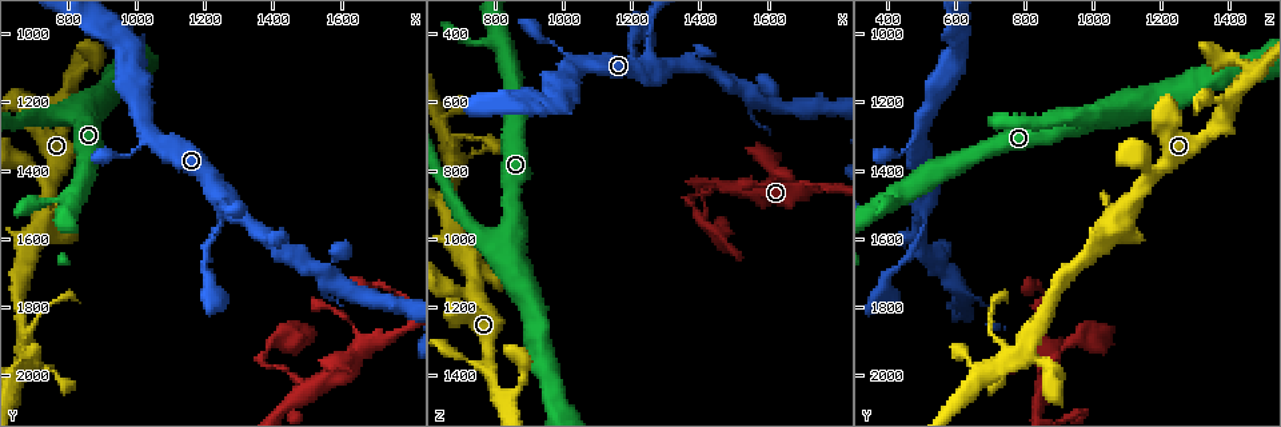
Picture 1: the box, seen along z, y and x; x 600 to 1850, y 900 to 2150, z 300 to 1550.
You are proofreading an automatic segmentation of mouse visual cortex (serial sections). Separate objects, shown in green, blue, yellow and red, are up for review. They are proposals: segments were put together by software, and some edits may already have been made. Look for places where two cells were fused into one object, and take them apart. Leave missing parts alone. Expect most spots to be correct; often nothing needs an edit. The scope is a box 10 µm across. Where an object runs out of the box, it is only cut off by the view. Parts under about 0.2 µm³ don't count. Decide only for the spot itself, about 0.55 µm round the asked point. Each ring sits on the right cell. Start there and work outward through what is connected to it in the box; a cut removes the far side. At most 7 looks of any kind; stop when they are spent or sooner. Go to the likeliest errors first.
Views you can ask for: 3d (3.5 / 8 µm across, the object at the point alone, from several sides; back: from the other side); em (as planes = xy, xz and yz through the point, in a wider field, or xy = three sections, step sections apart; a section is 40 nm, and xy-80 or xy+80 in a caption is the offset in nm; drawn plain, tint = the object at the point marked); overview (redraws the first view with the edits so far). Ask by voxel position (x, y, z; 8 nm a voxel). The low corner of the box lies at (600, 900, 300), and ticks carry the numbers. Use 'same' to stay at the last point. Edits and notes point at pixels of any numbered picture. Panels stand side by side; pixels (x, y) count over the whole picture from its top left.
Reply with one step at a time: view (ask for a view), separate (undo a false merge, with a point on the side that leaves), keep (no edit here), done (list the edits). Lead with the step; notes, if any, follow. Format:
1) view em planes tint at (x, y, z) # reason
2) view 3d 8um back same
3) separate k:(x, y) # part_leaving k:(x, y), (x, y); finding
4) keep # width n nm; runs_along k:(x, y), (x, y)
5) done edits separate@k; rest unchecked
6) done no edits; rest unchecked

view 3d 3.5um at (1290, 1520, 500) # arms part here

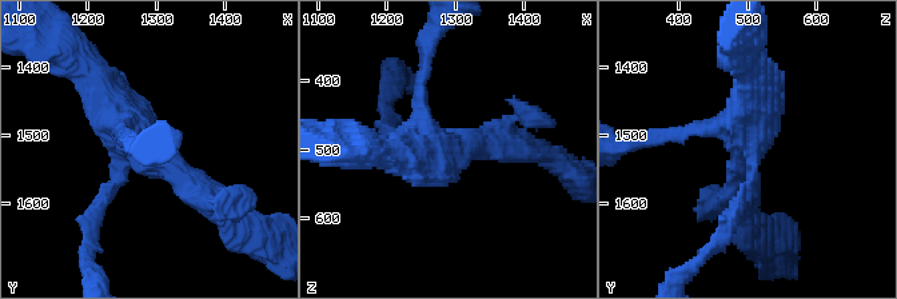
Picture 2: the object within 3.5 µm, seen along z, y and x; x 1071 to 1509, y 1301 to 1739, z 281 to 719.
keep # runs_along 2:(82, 64), (118, 116), (208, 199); one cell here

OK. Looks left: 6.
view 3d 3.5um at (1510, 2030, 850) # arms part here

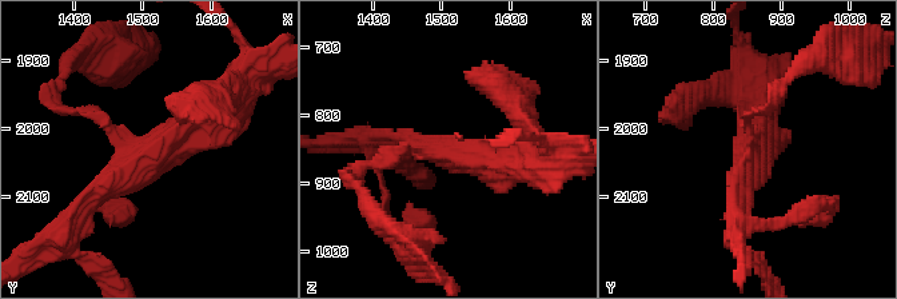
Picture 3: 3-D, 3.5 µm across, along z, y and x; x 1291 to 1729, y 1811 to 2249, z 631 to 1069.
view em xy step 3 tint at (1510, 2030, 850) # need the tissue

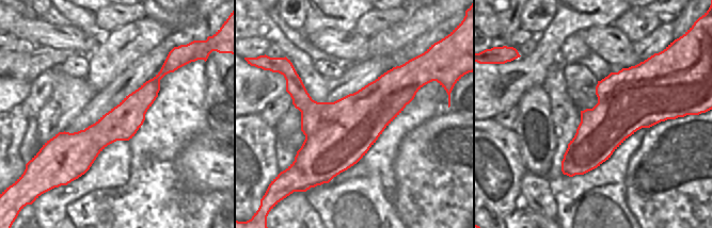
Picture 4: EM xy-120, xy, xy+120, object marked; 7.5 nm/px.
keep # width 500 nm; runs_along 3:(222, 108), (156, 150), (79, 112); continuous, no second cell

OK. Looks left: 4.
view 3d 3.5um at (780, 1220, 1380) # side arm on a straight run

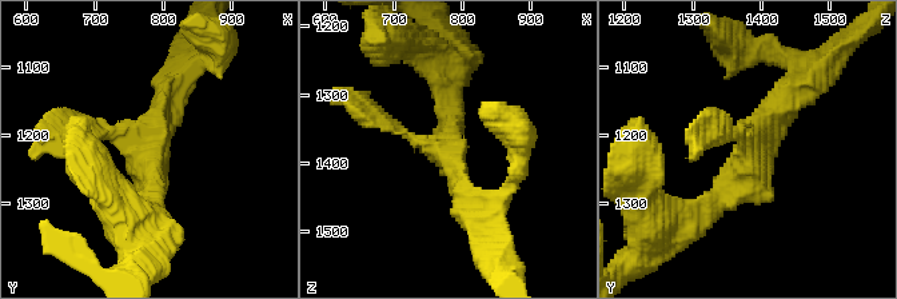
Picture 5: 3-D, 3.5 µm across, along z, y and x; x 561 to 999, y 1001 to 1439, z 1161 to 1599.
view em xy step 5 tint at (785, 1215, 1385) # arms 3; arm_widths 150, 250, 300 nm

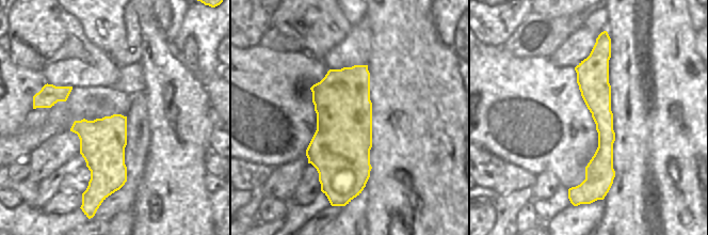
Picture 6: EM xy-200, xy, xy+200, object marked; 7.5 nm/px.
keep # runs_along 6:(598, 52), (605, 153), (589, 184); one cell here

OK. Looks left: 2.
done no edits; rest unchecked

